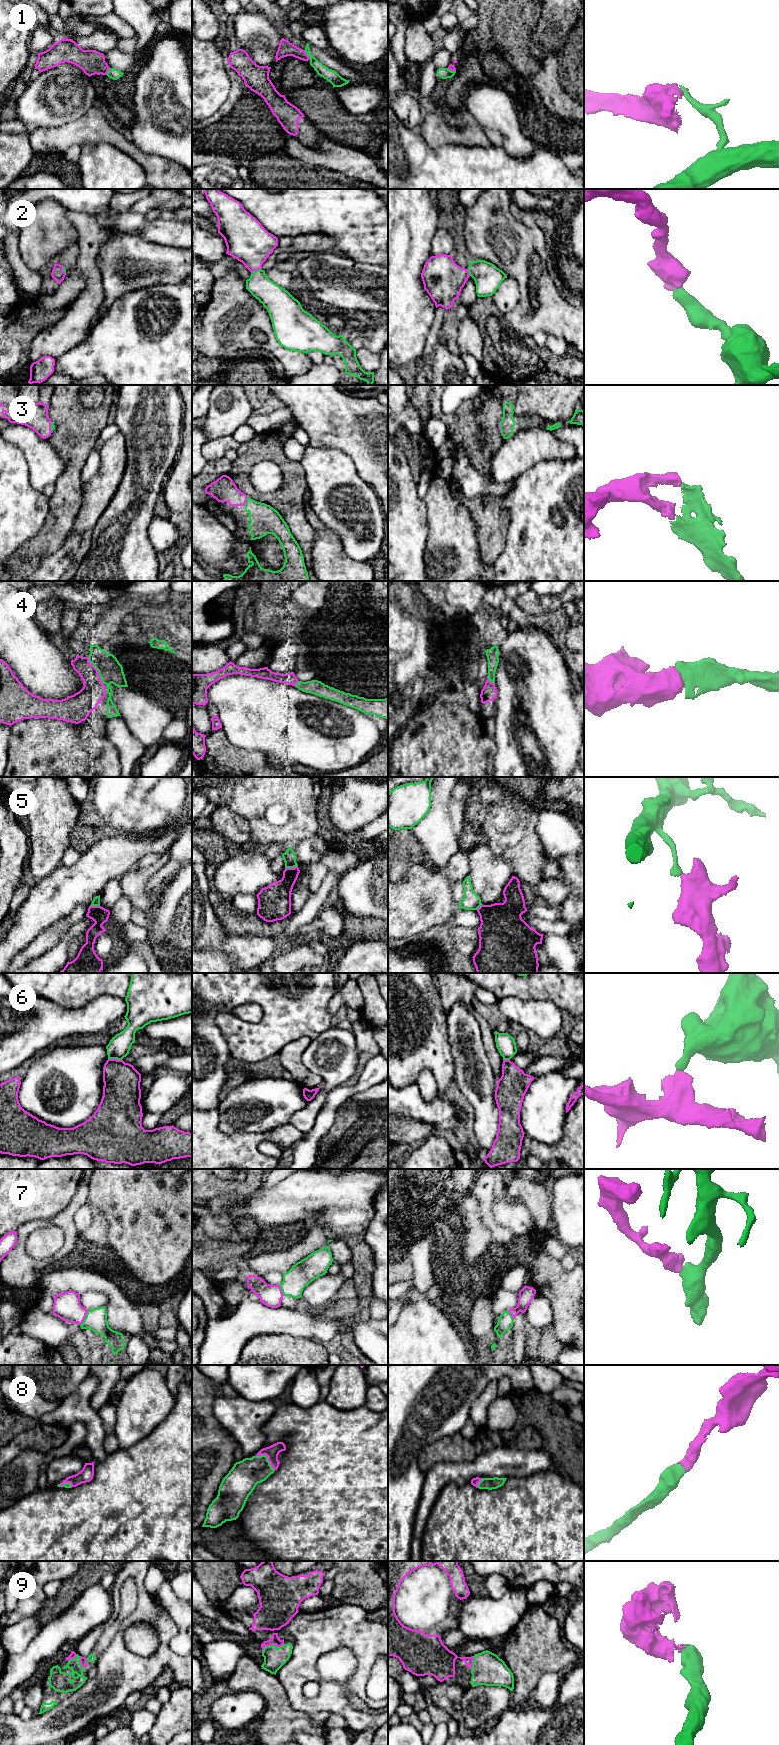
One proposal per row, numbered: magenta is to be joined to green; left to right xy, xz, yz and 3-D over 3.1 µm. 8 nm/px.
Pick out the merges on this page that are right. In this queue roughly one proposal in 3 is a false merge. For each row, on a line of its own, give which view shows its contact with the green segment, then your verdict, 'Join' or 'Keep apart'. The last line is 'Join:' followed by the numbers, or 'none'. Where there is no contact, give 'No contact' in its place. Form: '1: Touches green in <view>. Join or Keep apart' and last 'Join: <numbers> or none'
1: Touches green in xz. Keep apart
2: Touches green in xz. Join
3: Touches green in xz. Join
4: Touches green in xy. Join
5: Touches green in xz. Keep apart
6: Touches green in xy. Keep apart
7: Touches green in xy. Join
8: Touches green in xz. Join
9: Touches green in xz. Join
Join: 2, 3, 4, 7, 8, 9

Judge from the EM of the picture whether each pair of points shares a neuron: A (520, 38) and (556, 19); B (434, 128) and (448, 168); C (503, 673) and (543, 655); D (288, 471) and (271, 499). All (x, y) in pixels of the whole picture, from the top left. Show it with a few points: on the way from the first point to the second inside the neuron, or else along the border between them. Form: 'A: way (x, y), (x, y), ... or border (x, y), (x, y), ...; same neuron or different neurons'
A: border (541, 10), (541, 15), (533, 30); different neurons
B: border (420, 133), (432, 148), (442, 145), (464, 146); different neurons
C: way (513, 674), (520, 669), (526, 669), (533, 665); same neuron
D: way (288, 479), (288, 486), (279, 495); same neuron

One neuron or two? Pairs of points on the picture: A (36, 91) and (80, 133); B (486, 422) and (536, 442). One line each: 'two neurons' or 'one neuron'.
A: two neurons
B: two neurons

